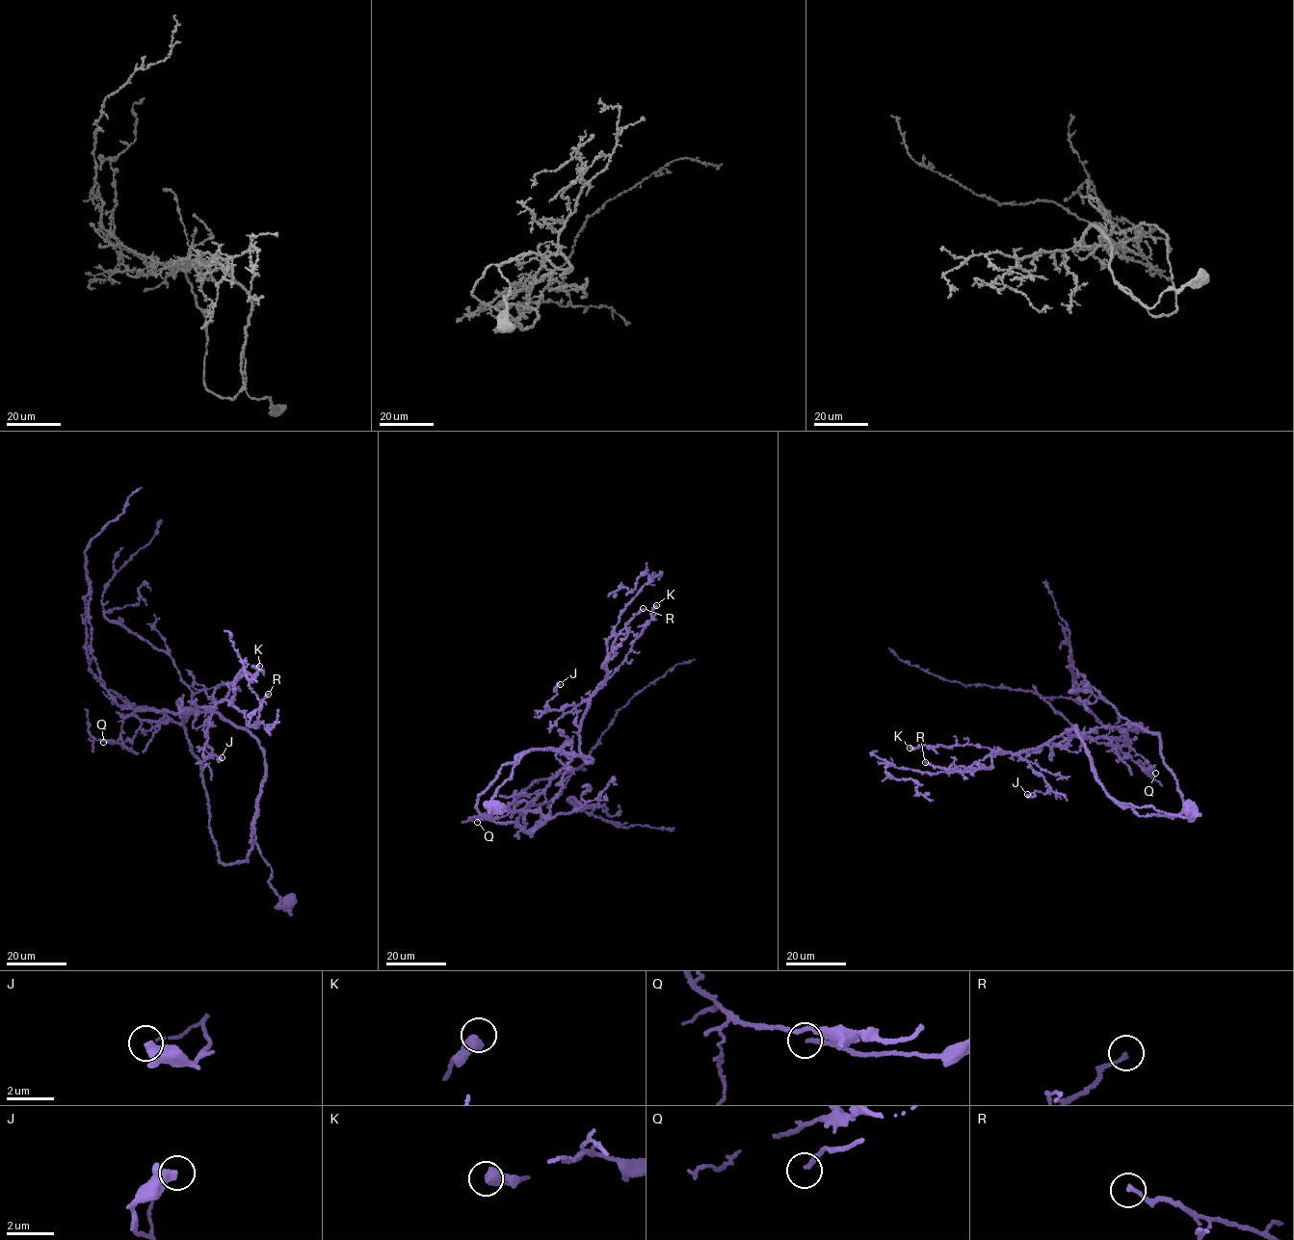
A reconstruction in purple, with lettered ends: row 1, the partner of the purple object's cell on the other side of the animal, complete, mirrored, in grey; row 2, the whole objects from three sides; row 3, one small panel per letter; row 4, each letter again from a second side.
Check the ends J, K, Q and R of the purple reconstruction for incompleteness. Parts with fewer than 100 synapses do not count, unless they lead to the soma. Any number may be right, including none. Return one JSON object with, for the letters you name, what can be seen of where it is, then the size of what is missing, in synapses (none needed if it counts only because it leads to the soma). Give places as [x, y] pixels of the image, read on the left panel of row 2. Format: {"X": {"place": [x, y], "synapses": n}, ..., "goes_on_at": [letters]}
{"goes_on_at": []}

